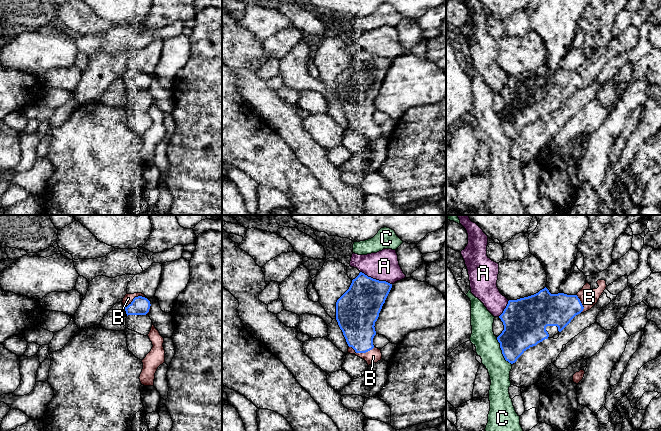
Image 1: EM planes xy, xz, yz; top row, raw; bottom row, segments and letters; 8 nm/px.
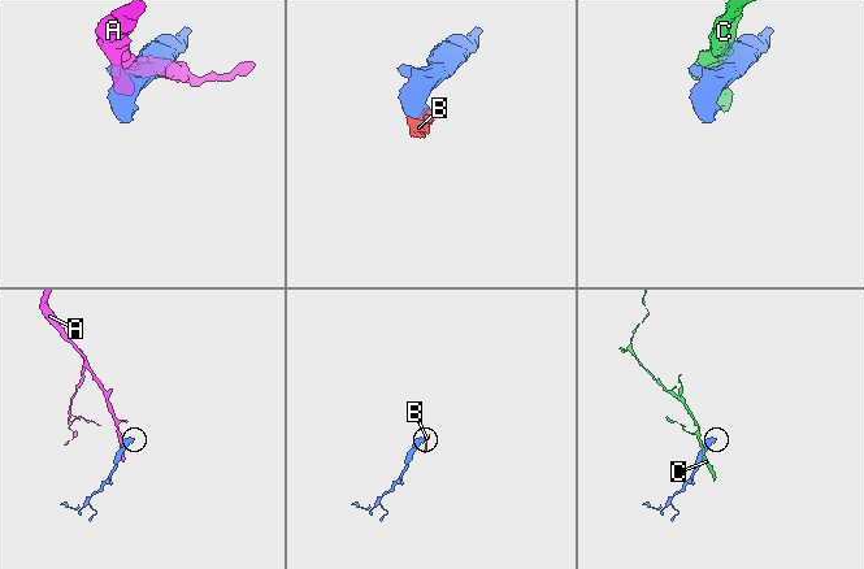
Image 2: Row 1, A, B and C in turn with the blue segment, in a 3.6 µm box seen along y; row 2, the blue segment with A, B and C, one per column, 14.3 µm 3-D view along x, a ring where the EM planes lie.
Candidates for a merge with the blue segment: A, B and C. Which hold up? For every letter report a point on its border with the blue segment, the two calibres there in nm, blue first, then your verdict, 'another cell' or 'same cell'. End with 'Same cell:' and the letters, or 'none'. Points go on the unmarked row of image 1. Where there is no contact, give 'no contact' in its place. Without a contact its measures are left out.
A: meets blue in xz at (375, 55); 320 nm thick on the blue side, 240 nm on the other; another cell
B: meets blue in xz at (361, 128); 280 nm thick on the blue side, 110 nm on the other; same cell
C: meets blue in yz at (502, 127); 320 nm thick on the blue side, 190 nm on the other; another cell
Same cell: B

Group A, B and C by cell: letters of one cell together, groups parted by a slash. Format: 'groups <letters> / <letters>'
groups A / B / C

